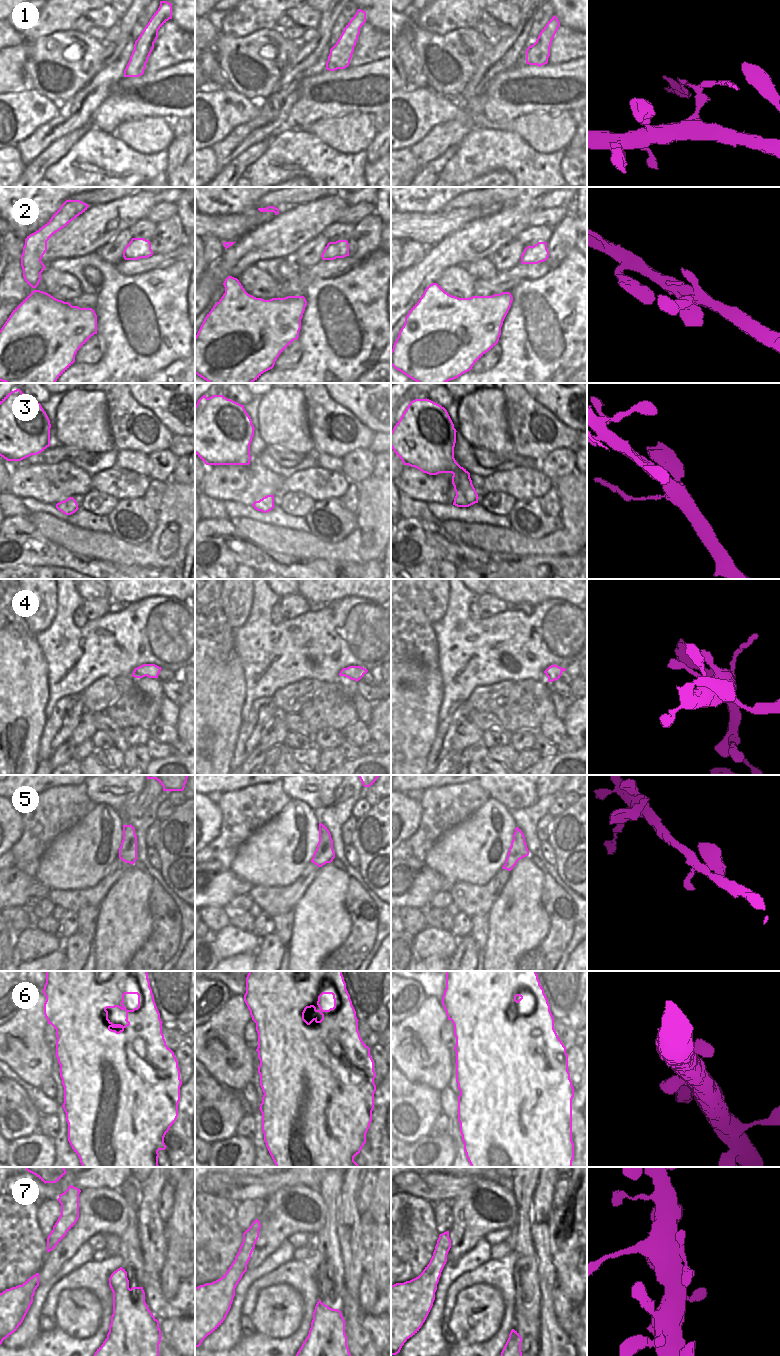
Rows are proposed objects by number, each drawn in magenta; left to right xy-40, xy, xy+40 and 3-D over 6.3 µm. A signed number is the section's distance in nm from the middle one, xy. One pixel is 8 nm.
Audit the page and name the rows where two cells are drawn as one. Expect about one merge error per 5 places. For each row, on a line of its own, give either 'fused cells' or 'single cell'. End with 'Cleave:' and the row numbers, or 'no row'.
1: fused cells
2: single cell
3: single cell
4: single cell
5: single cell
6: single cell
7: single cell
Cleave: 1

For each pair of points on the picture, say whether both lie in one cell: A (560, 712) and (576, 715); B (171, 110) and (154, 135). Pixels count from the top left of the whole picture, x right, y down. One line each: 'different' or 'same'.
A: different
B: different

